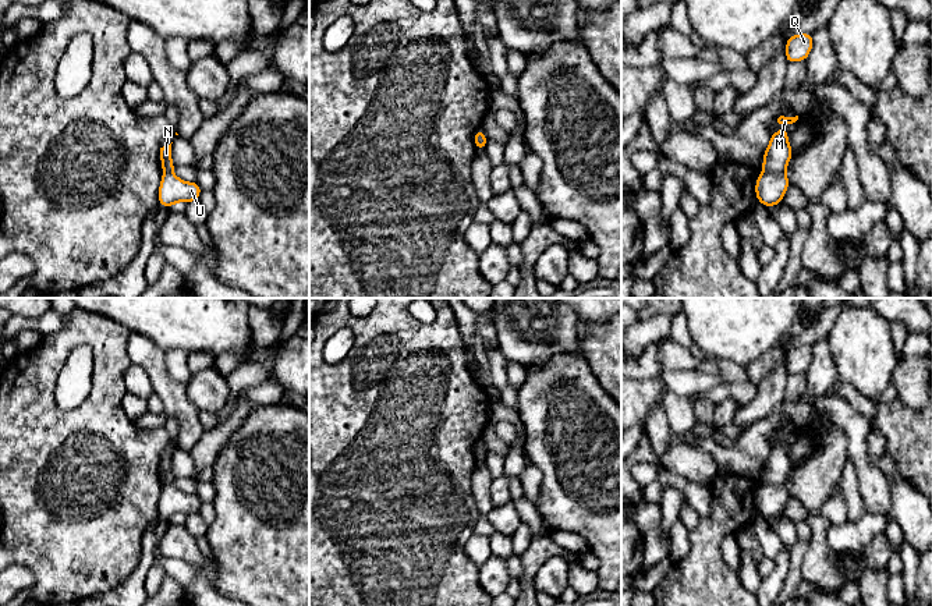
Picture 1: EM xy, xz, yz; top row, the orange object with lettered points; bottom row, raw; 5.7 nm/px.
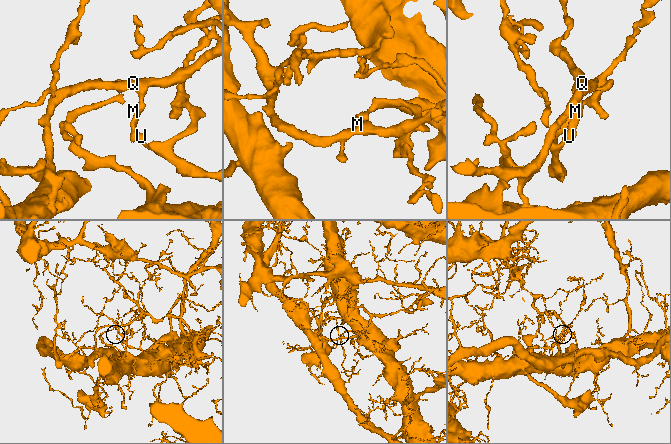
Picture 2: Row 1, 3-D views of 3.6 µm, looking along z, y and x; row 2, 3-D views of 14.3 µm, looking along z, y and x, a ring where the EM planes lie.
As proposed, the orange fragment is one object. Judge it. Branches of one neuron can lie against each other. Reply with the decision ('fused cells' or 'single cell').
fused cells

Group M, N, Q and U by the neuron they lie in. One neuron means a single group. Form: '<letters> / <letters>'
M N Q / U

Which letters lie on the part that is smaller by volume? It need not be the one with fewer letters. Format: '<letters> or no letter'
M, N, Q

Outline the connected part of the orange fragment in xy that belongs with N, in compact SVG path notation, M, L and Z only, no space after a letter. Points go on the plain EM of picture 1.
M171 456L160 460L160 475L162 475L163 483L169 483L169 482L173 482L176 479L176 476L171 472L171 467L173 467Z

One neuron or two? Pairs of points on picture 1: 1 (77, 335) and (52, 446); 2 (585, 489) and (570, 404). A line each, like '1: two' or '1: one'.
1: one
2: one

